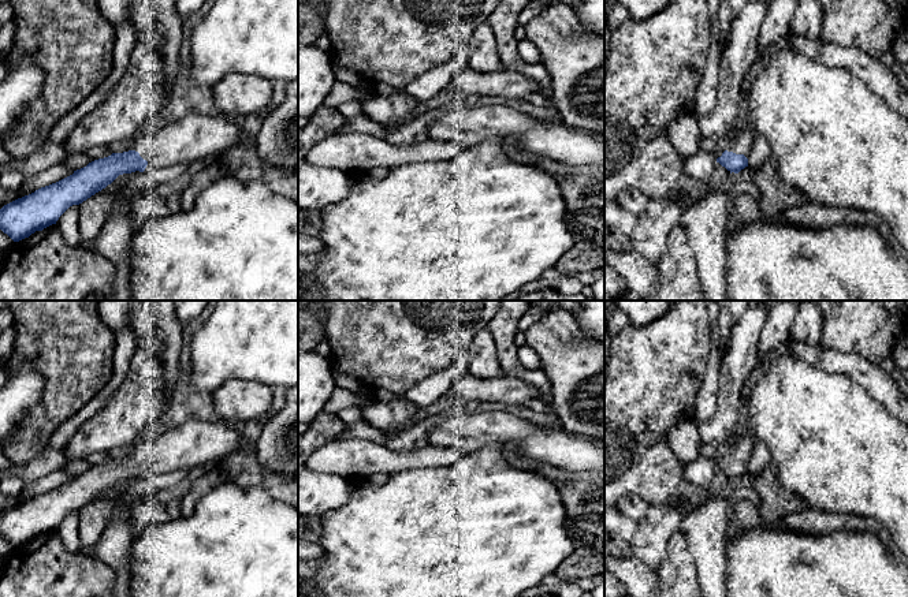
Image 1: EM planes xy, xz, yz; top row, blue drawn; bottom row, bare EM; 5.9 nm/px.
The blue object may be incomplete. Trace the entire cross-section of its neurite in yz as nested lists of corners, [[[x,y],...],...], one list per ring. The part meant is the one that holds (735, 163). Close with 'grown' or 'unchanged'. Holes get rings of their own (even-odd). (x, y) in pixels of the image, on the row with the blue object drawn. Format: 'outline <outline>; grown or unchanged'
outline [[[751,124],[741,128],[730,141],[729,146],[723,152],[718,152],[717,163],[725,167],[730,173],[738,173],[748,167],[748,157],[755,134],[756,131]]]; grown

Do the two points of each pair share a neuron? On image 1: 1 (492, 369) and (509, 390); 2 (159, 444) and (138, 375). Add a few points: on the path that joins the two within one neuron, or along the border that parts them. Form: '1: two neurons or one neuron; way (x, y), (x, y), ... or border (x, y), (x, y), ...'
1: two neurons; border (469, 372), (479, 377), (502, 376)
2: two neurons; border (148, 433), (138, 440)

